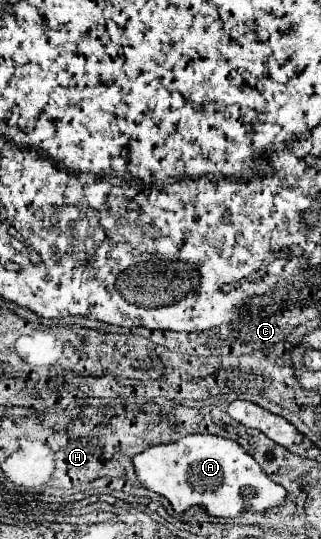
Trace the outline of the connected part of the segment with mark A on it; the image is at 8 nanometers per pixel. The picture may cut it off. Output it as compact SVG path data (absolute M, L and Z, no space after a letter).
M186 435L174 443L152 445L134 455L132 465L138 481L166 497L174 511L202 505L210 515L236 517L244 511L266 511L286 497L284 487L274 483L242 445L216 435Z

